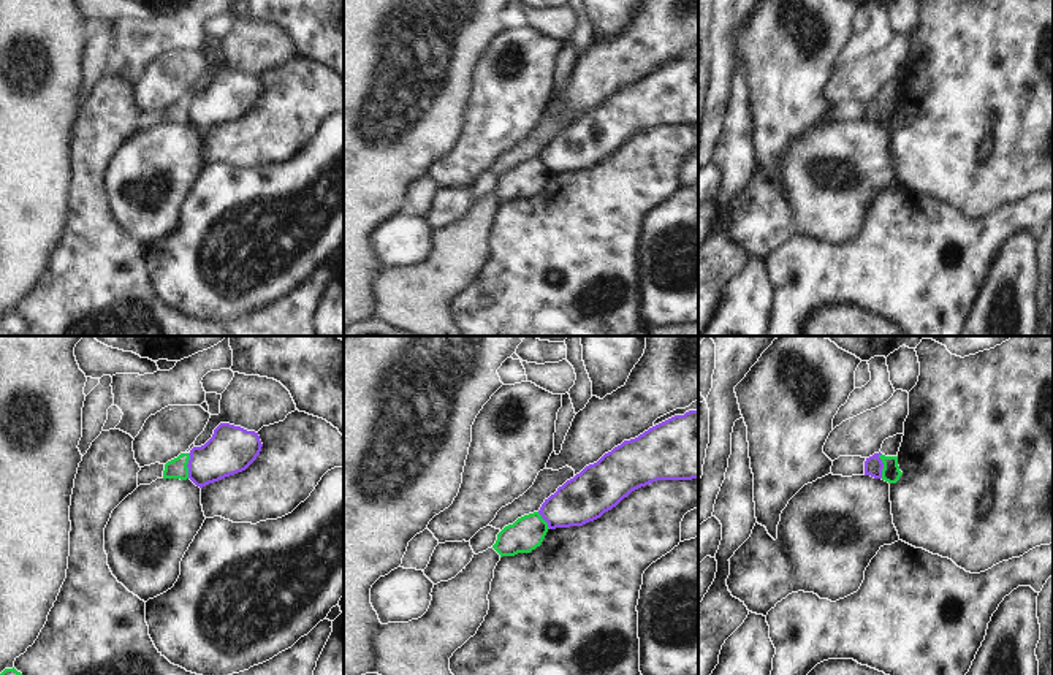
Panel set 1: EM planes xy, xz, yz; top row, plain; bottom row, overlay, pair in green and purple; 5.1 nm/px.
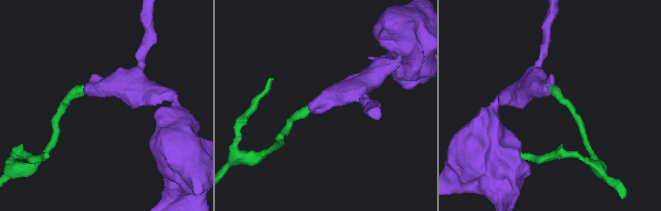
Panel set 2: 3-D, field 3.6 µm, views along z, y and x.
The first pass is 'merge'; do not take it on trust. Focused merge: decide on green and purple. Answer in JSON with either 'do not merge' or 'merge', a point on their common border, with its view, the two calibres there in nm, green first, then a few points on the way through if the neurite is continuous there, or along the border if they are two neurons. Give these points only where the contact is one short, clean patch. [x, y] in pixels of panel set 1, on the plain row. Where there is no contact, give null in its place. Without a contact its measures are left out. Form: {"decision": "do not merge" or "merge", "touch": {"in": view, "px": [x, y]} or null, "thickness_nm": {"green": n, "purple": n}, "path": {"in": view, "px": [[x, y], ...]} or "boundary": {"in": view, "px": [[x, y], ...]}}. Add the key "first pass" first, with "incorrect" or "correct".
{"first pass": "incorrect", "decision": "do not merge", "touch": {"in": "yz", "px": [884, 111]}, "thickness_nm": {"green": 90, "purple": 100}, "boundary": {"in": "yz", "px": [[879, 99], [882, 122]]}}

